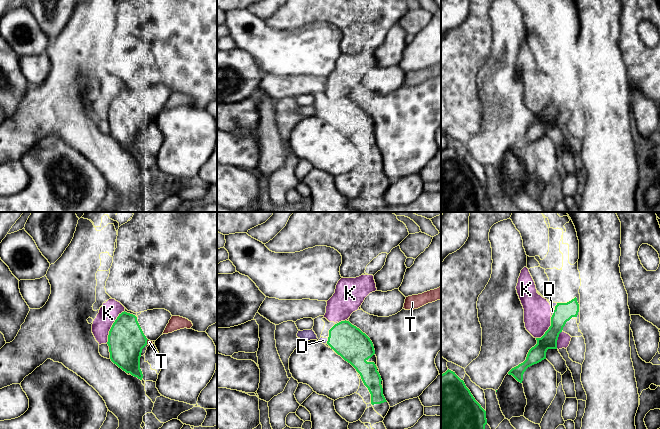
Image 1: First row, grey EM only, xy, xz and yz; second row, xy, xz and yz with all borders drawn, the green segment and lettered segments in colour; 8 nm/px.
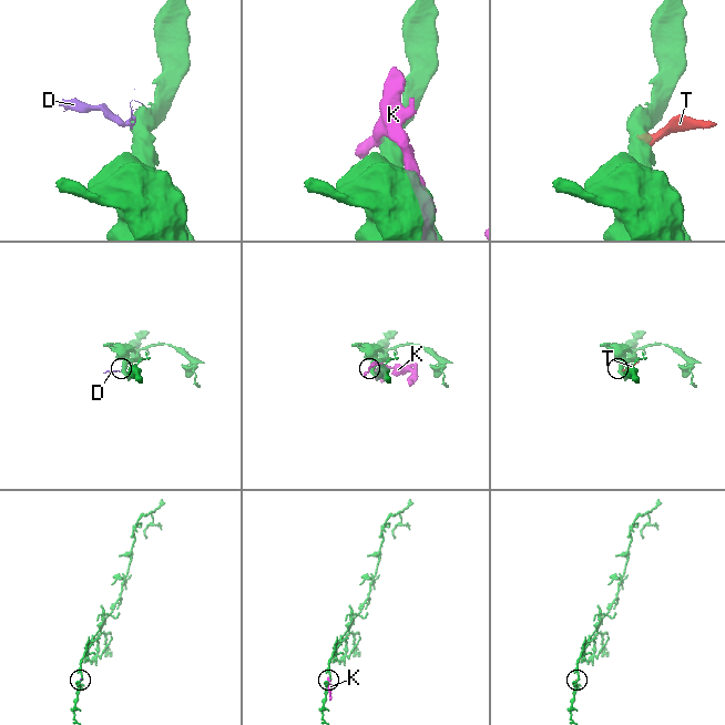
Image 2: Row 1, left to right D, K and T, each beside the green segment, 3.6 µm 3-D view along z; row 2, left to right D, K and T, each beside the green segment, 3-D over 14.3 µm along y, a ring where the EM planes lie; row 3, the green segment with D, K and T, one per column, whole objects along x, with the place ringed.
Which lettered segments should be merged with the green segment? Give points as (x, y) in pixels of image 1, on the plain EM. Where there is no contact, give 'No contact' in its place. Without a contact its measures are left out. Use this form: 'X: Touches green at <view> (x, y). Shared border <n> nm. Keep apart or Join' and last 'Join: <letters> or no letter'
D: Touches green at xz (328, 116). Shared border 40 nm. Keep apart
K: Touches green at xy (112, 102). Shared border 300 nm. Keep apart
T: Touches green at xy (146, 118). Shared border 50 nm. Keep apart
Join: no letter

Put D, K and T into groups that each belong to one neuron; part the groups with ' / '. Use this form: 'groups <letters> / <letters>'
groups D T / K

